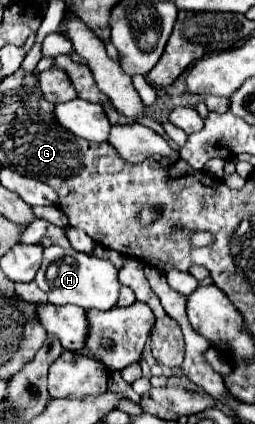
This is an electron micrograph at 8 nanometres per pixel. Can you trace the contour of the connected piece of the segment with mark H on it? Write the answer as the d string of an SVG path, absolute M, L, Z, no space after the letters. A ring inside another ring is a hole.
M59 246L45 248L43 262L35 276L35 282L43 292L47 292L49 302L57 306L75 304L85 310L91 308L109 310L117 304L117 296L119 296L119 280L113 264L107 260L99 260L95 256L87 256L73 248L59 248Z

